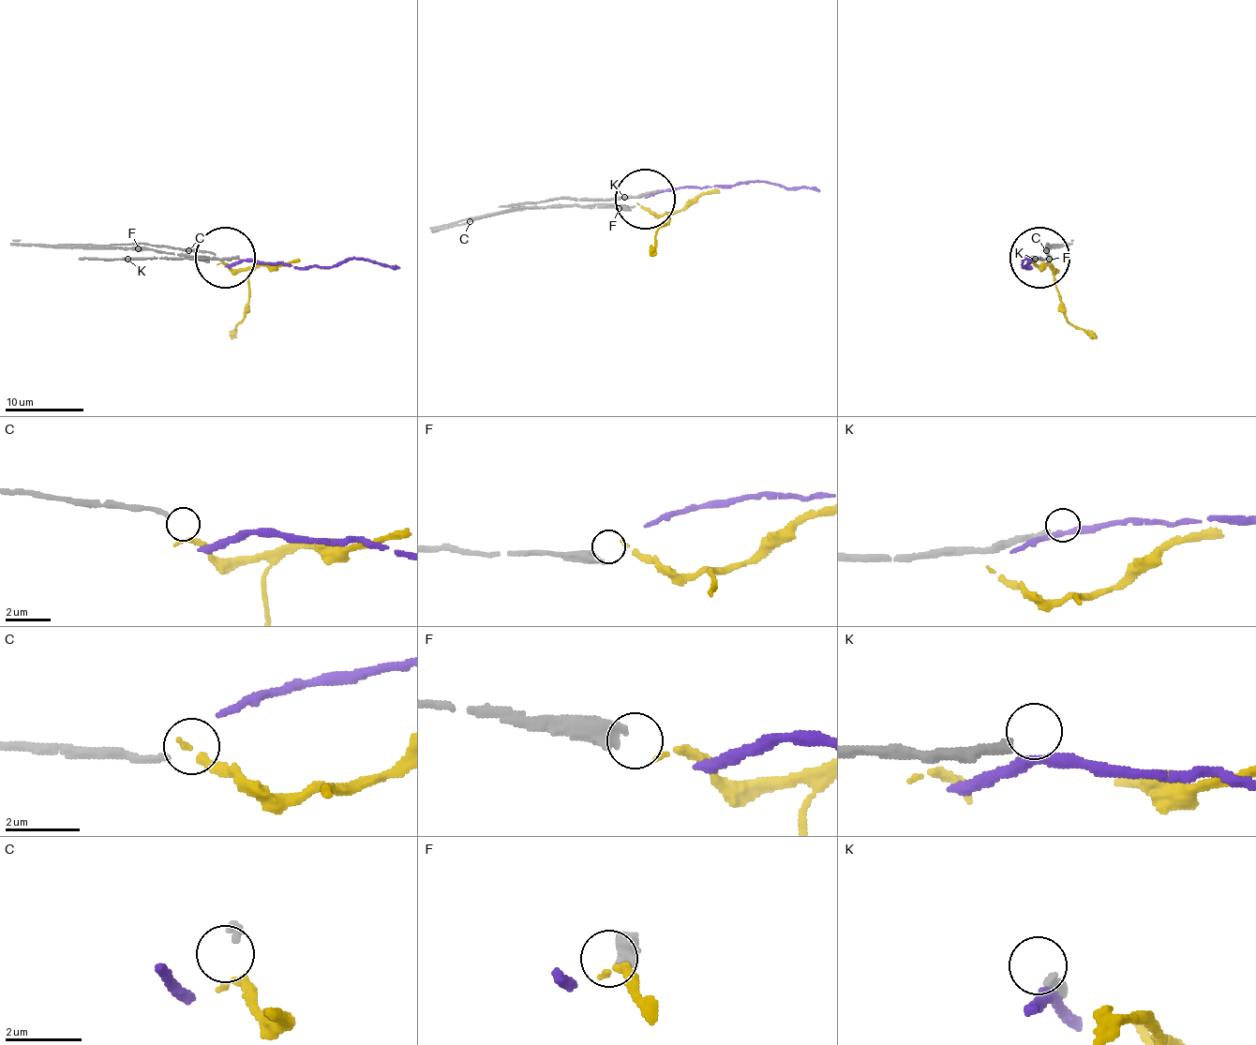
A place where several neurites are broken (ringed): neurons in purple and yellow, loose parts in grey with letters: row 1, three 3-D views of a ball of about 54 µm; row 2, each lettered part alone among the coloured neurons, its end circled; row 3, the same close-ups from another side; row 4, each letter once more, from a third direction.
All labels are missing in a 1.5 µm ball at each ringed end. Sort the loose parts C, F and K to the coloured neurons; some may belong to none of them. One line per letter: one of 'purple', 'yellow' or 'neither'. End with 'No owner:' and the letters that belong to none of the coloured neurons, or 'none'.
C: neither
F: yellow
K: neither
No owner: C, K

